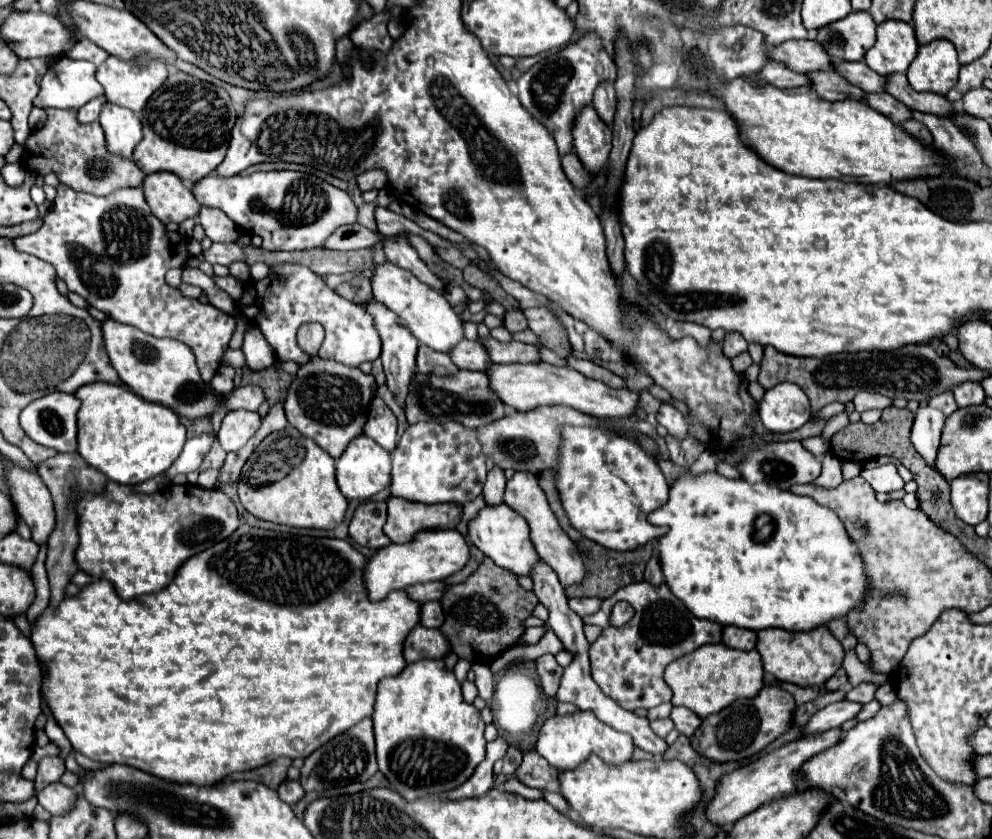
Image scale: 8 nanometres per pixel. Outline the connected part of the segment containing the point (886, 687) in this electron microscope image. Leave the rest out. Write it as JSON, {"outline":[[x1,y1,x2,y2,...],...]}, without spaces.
{"outline":[[889,683,881,685,876,693,875,699,877,699,882,706,891,705,897,698,895,687]]}

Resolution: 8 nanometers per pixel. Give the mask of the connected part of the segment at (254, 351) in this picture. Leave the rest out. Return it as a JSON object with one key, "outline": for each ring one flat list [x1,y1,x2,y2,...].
{"outline":[[249,326,249,328,247,328,241,350,243,350,245,360,247,360,247,366,249,366,251,370,269,368,269,366,273,366,275,360,277,360,273,348,271,348,269,342,263,338,263,334,261,334,261,330,259,330,257,326]]}

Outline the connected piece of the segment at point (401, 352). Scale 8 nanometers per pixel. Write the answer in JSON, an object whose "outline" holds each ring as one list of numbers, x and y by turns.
{"outline":[[375,300,367,302,365,312,373,316,375,328,379,332,379,336,381,336,381,344,383,344,381,346,381,360,383,360,383,368,385,368,385,376,387,376,387,386,397,396,397,402,403,406,405,392,409,390,409,380,413,376,419,342,417,342,417,338,413,338,413,334,407,328,397,324,397,316,393,316,393,312,389,312,381,302,375,302]]}

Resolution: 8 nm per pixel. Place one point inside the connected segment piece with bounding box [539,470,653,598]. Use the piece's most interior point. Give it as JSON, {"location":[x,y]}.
{"location":[604,576]}

